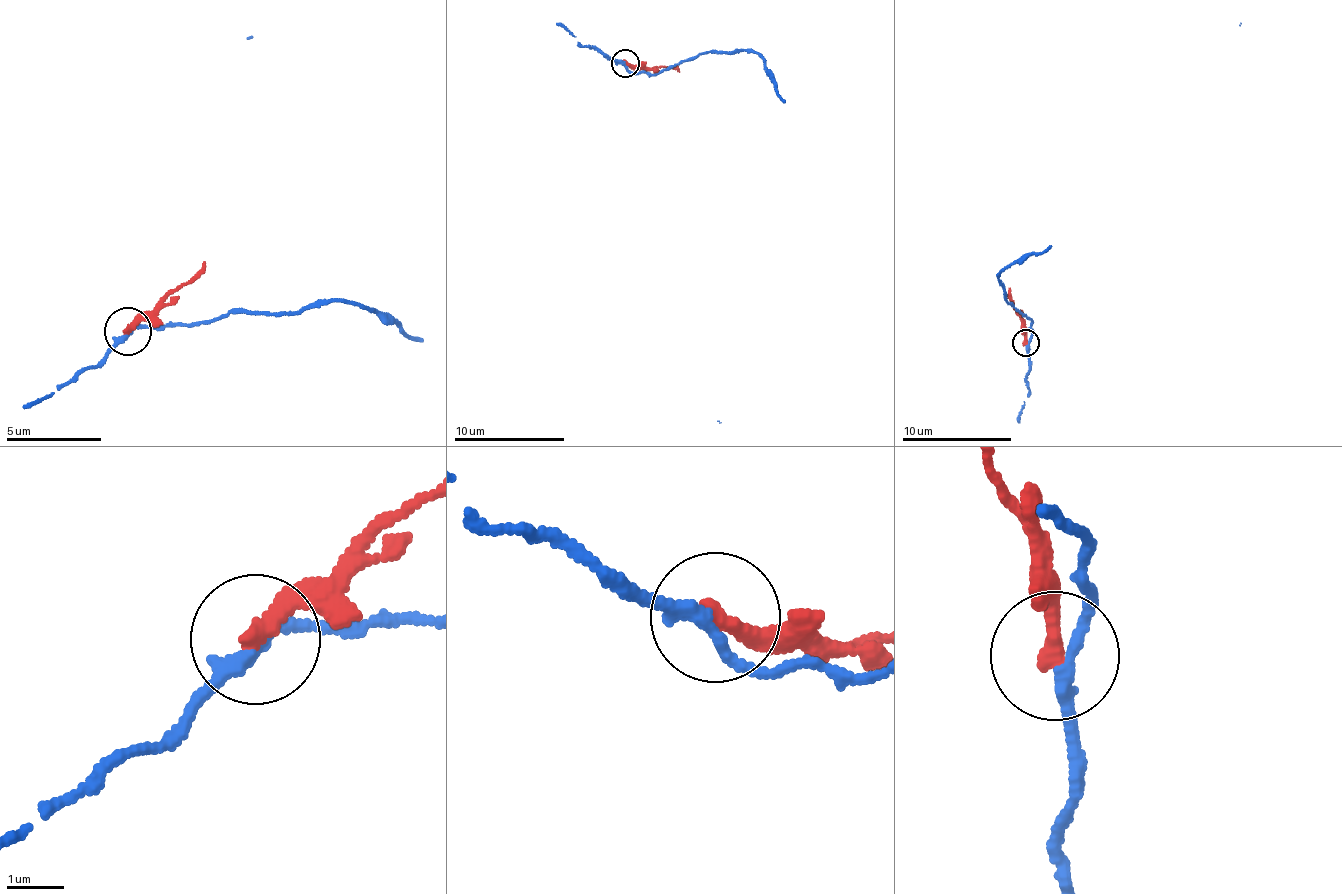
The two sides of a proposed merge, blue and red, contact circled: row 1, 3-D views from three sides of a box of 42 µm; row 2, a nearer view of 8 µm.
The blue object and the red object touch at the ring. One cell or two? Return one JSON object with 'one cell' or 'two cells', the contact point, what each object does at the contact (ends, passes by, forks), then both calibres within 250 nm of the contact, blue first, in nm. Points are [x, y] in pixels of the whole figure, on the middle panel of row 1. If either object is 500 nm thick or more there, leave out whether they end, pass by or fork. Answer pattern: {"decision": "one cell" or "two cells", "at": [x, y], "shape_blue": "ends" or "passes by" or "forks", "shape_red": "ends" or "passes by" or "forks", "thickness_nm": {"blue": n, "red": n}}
{"decision": "two cells", "at": [625, 63], "shape_blue": "passes by", "shape_red": "ends", "thickness_nm": {"blue": 240, "red": 320}}

